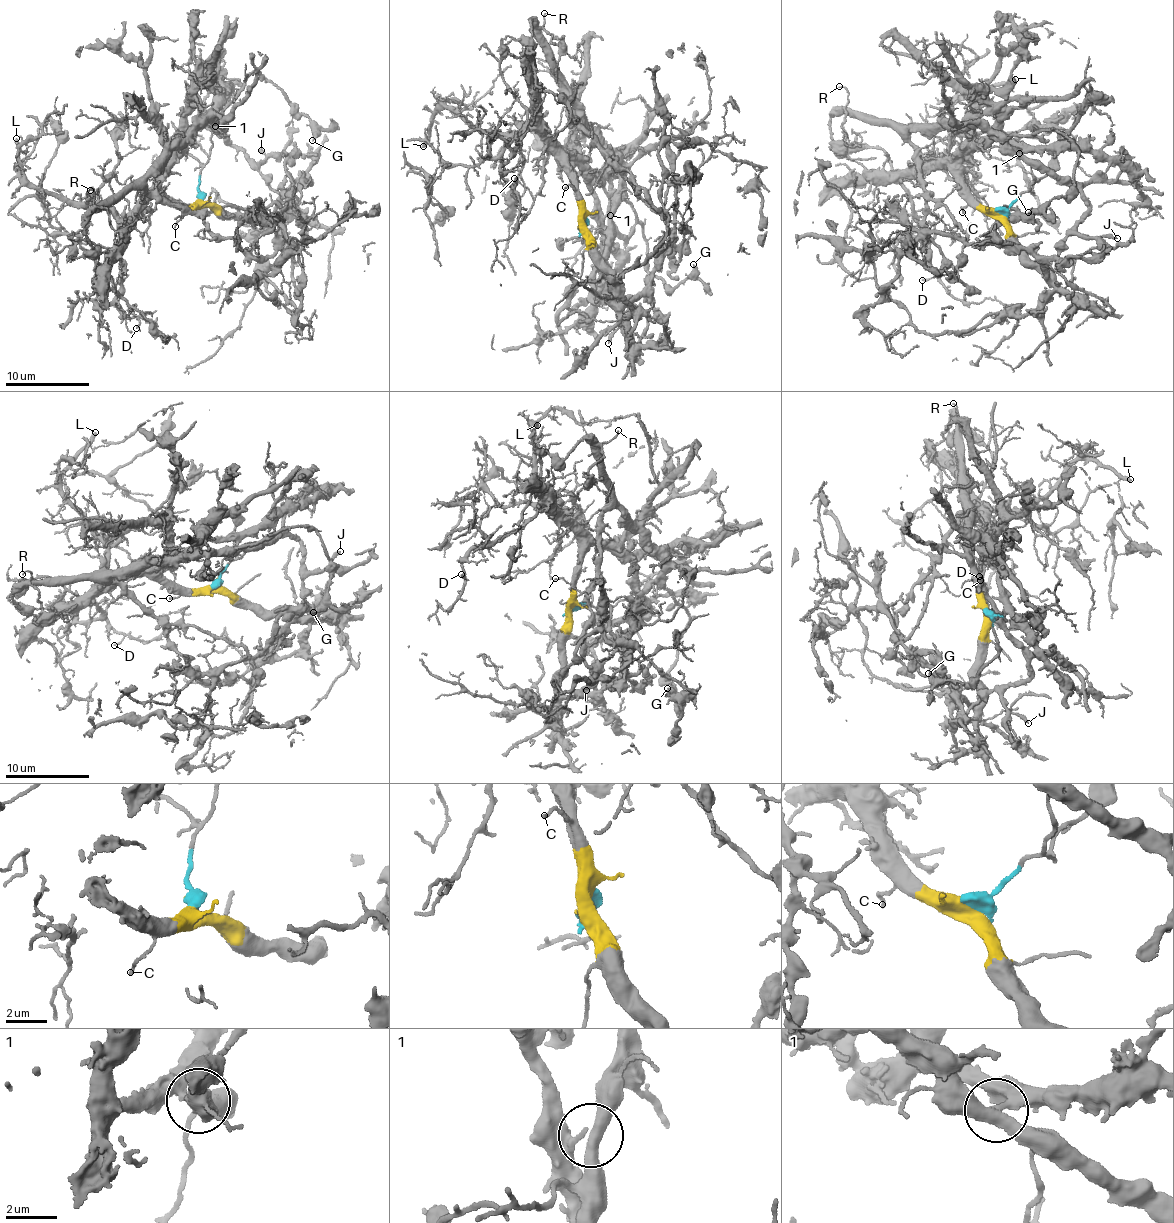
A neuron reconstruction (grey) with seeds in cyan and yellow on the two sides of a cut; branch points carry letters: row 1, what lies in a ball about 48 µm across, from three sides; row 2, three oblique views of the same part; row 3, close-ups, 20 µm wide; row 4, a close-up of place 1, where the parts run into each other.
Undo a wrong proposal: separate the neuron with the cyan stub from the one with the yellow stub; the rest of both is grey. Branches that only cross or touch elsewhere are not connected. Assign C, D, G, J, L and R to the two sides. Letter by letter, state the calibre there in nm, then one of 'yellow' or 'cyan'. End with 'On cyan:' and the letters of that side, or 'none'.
C: 140 nm thick; yellow
D: 160 nm thick; yellow
G: 240 nm thick; cyan
J: 280 nm thick; cyan
L: 320 nm thick; yellow
R: 110 nm thick; cyan
On cyan: G, J, R

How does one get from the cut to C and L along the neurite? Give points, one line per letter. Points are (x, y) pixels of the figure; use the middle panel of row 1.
C: (582, 225), (582, 204), (576, 189), (565, 188)
L: (582, 225), (582, 204), (552, 155), (552, 142), (532, 124), (509, 134), (477, 130), (445, 108), (423, 146)

